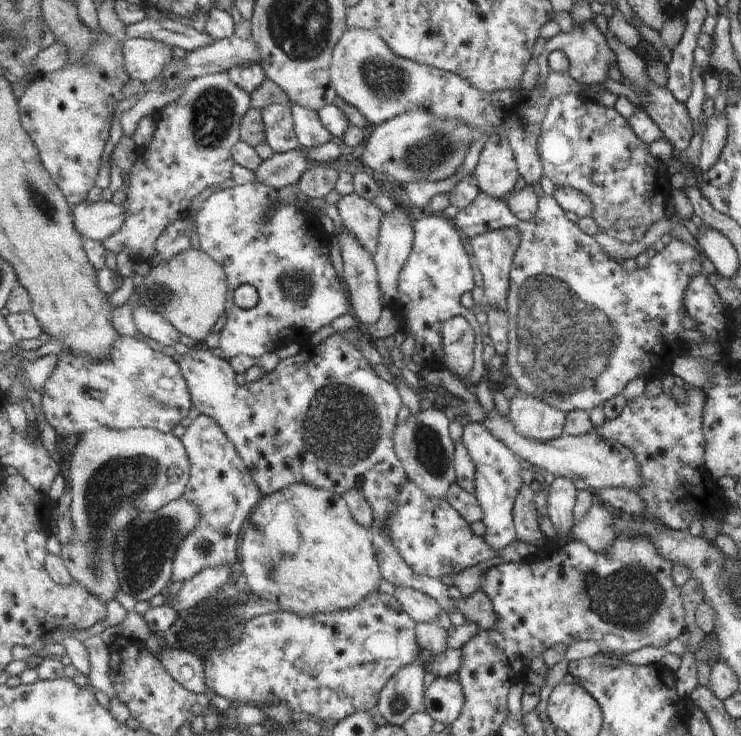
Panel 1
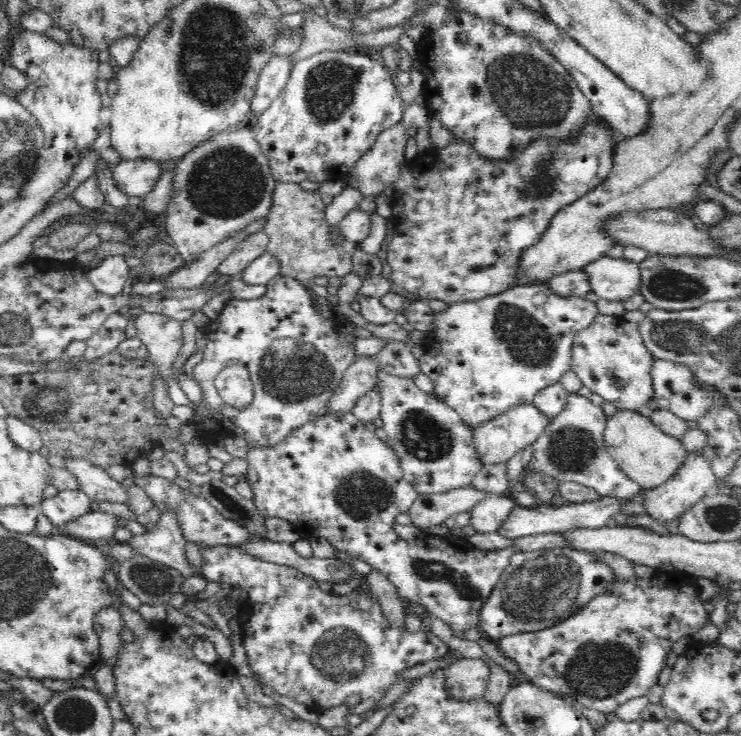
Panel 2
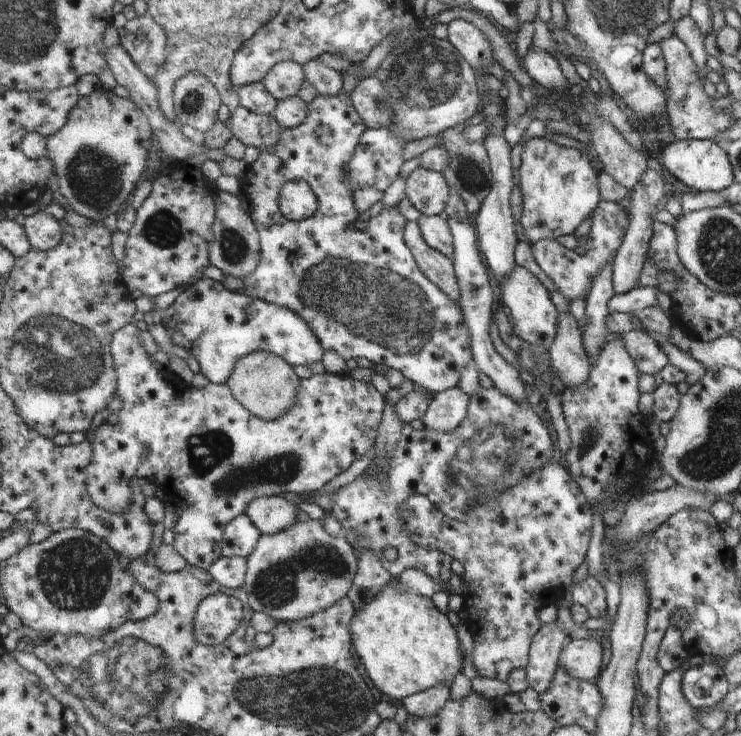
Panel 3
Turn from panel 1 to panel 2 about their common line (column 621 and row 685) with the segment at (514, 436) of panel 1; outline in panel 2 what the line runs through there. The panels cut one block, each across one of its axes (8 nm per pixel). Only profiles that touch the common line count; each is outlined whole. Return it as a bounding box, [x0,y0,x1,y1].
[446,658,490,700]

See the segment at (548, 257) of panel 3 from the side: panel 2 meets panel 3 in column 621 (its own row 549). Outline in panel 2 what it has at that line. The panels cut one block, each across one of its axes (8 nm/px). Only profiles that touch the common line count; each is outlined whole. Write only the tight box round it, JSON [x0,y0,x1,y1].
[201,545,449,715]

